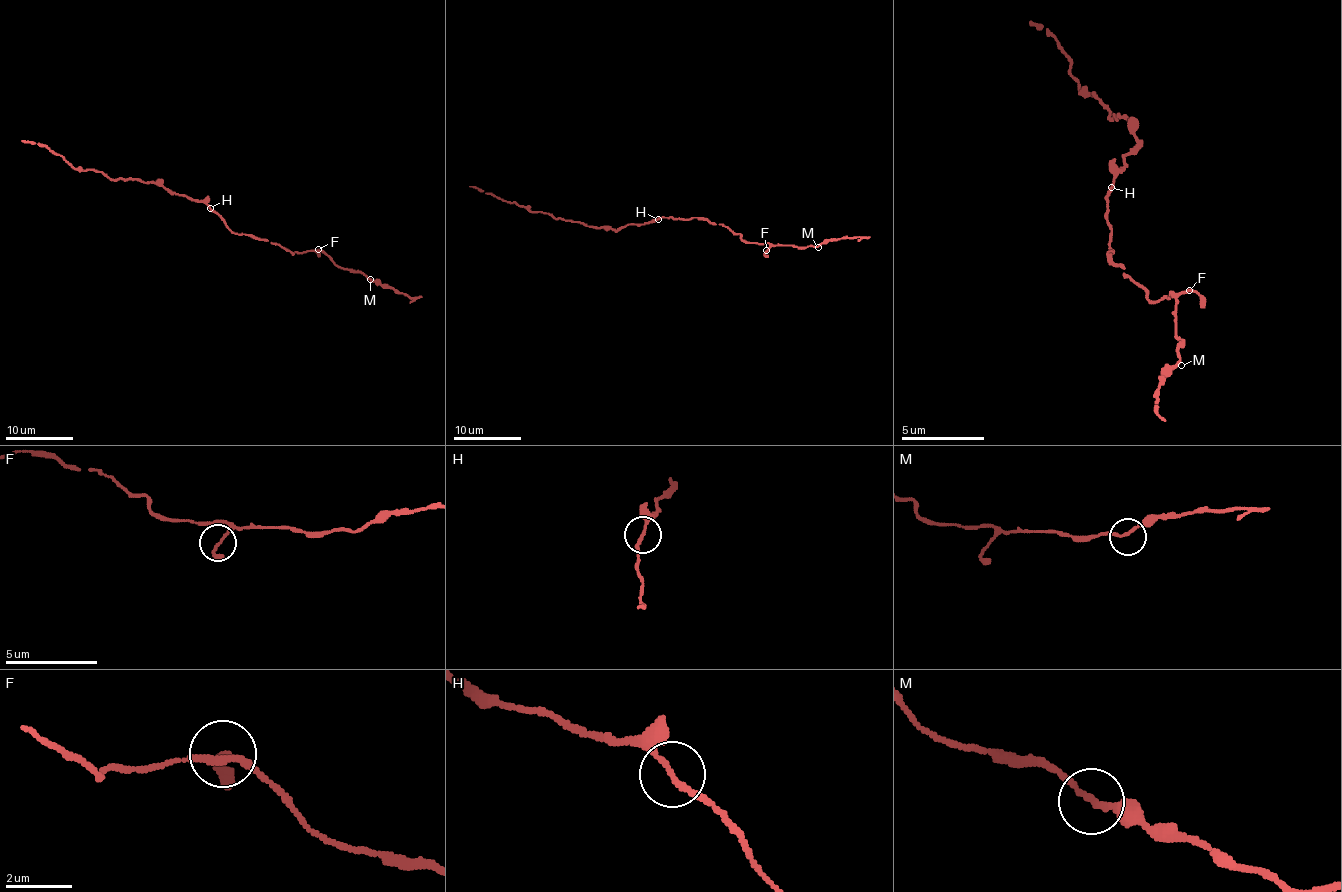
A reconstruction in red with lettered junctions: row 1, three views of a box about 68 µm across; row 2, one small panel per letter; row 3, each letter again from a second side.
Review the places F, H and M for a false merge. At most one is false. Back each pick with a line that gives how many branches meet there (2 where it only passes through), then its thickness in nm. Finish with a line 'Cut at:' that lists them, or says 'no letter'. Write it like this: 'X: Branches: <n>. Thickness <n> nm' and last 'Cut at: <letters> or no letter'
Cut at: no letter

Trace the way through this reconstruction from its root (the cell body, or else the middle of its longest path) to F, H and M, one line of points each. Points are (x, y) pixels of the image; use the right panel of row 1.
F: (1106, 215), (1110, 228), (1110, 253), (1106, 253), (1152, 302), (1189, 290)
H: (1106, 215), (1106, 190), (1110, 186)
M: (1106, 215), (1106, 253), (1152, 302), (1172, 294), (1177, 302), (1181, 365)

